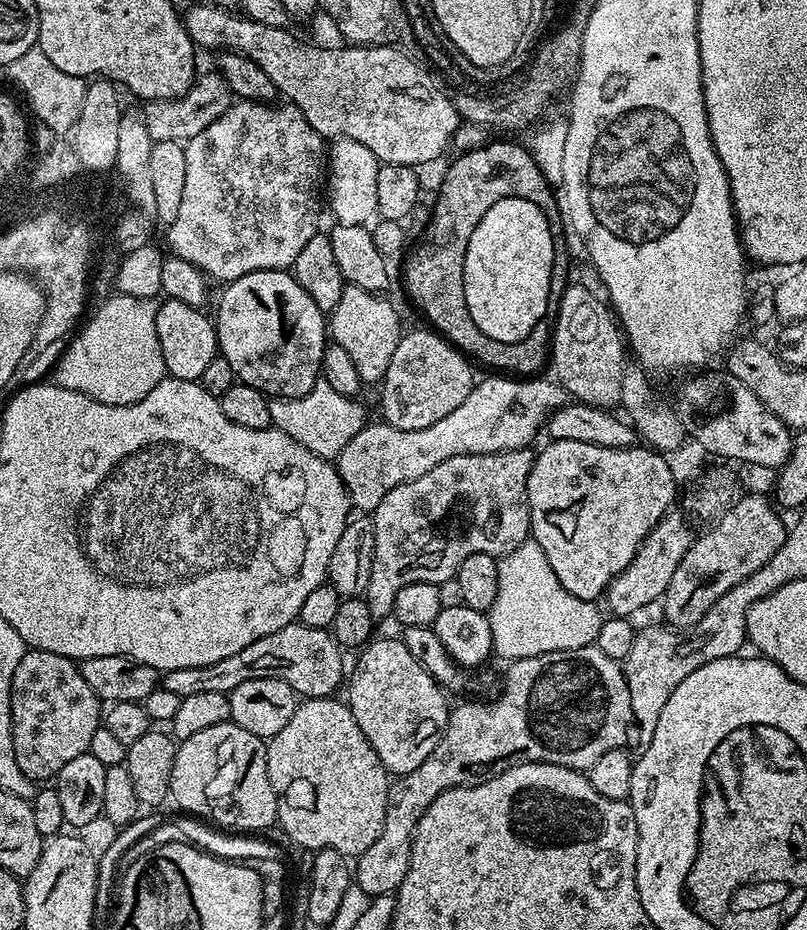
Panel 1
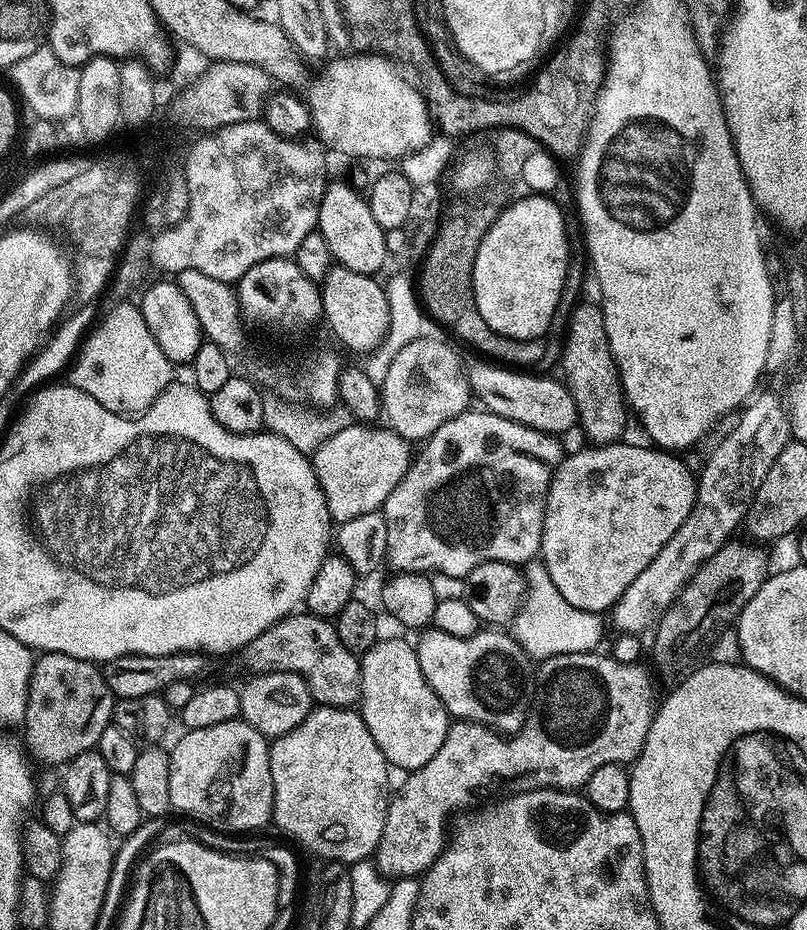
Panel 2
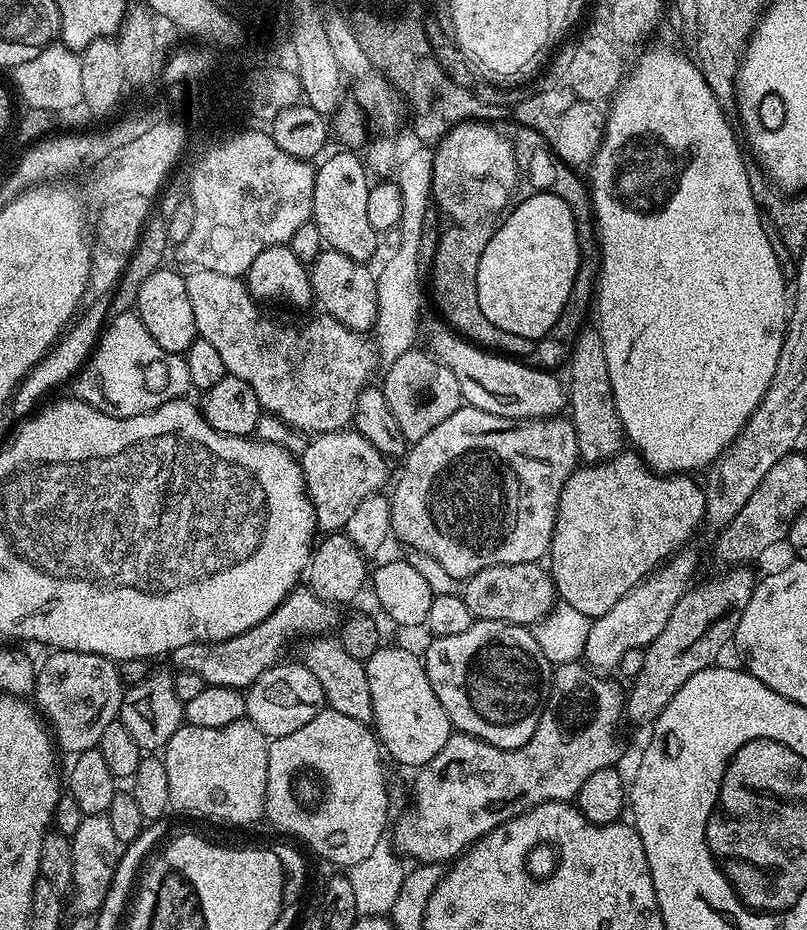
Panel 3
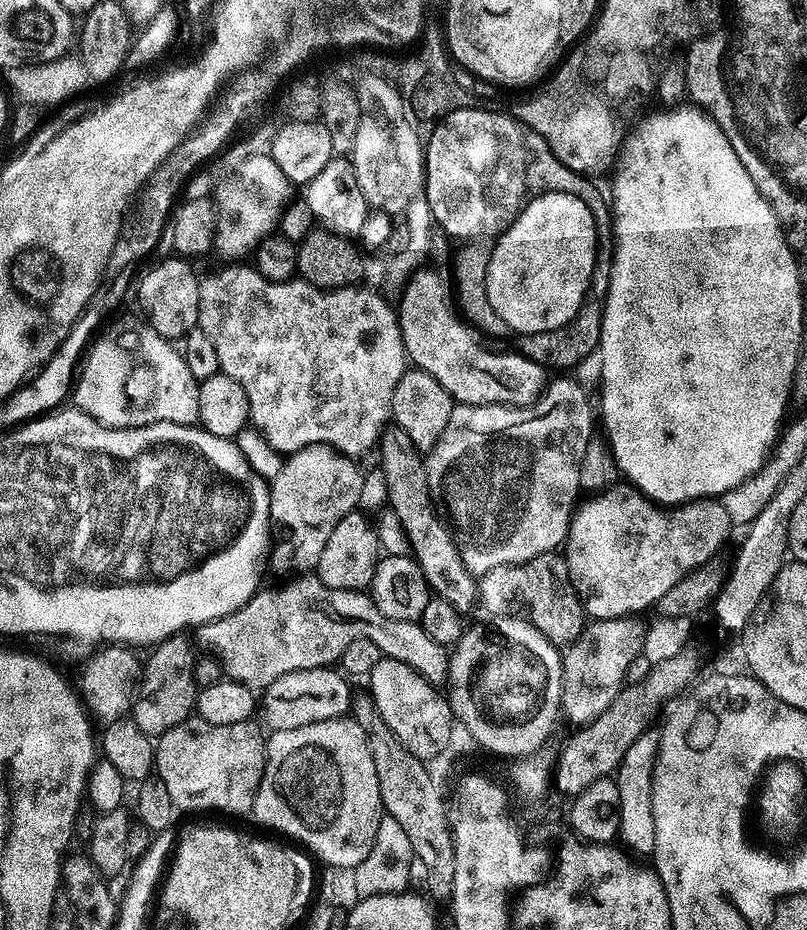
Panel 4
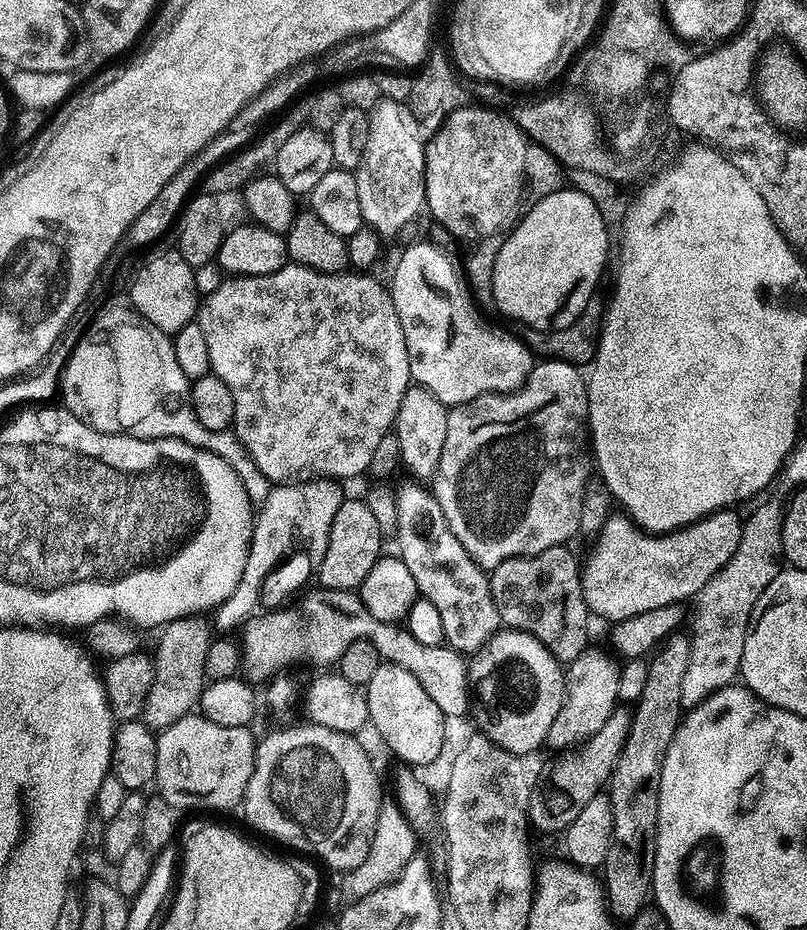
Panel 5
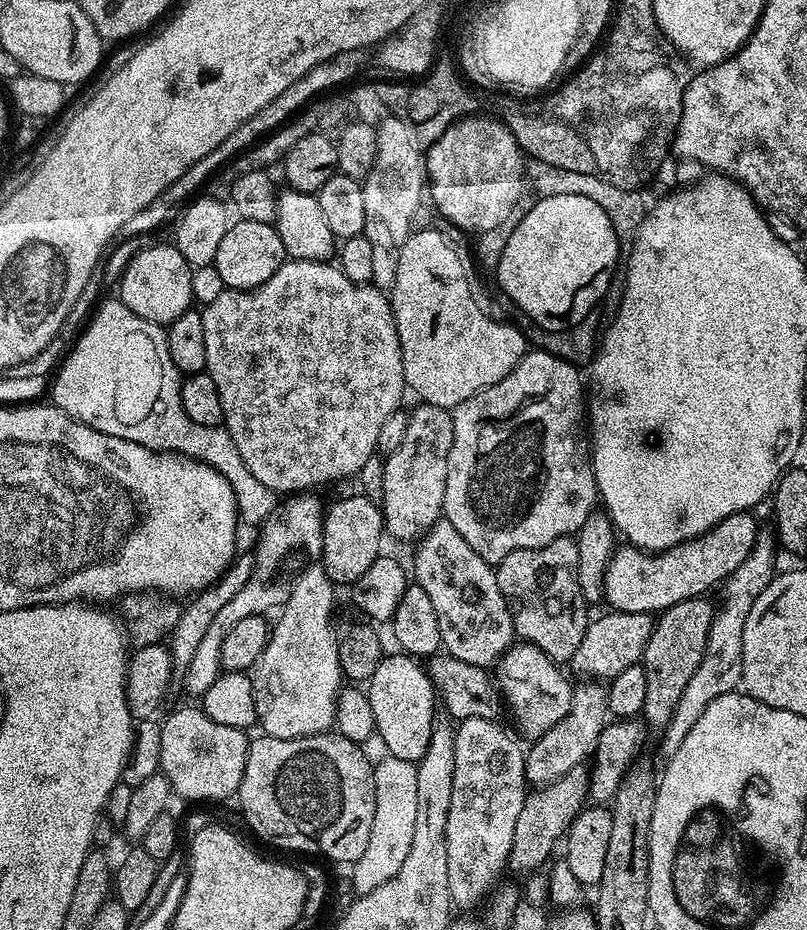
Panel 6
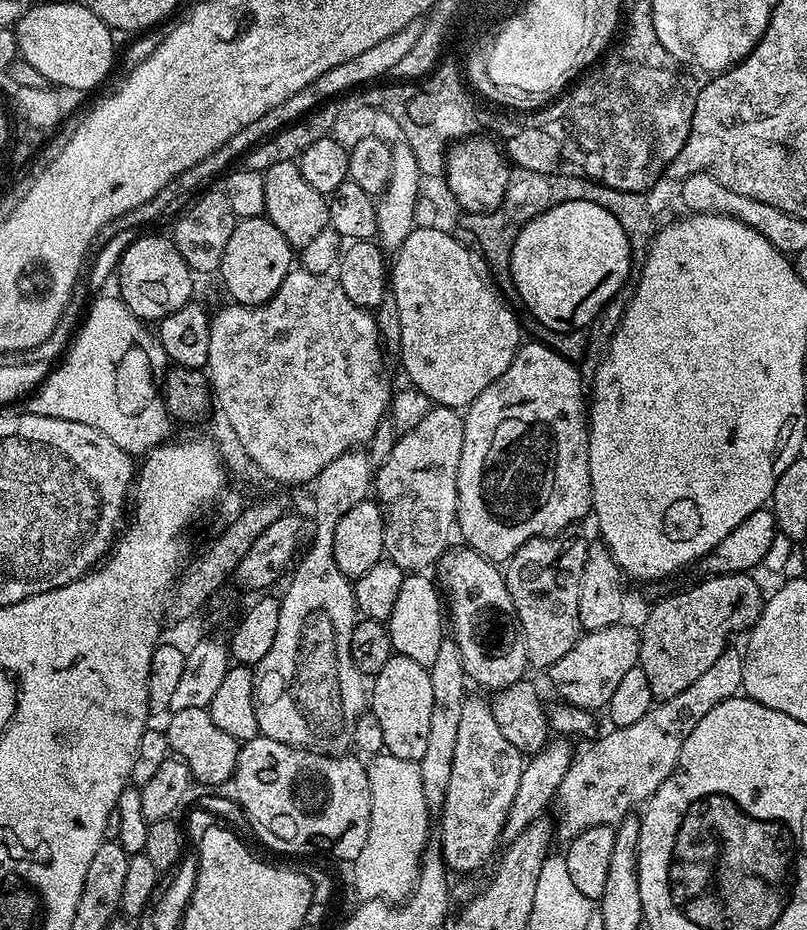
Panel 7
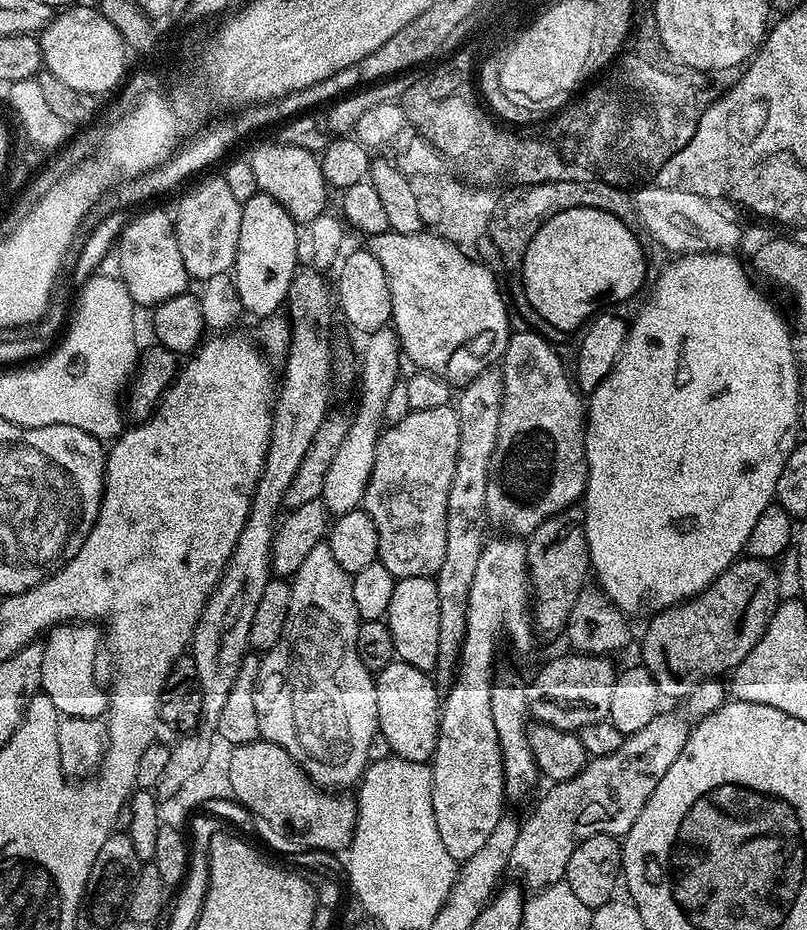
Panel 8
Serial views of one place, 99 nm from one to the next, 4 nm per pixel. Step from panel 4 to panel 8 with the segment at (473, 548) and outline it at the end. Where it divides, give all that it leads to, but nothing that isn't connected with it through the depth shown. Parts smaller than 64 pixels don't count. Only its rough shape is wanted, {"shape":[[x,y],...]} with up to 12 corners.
{"shape":[[513,331],[485,513],[524,538],[588,485],[586,404]]}

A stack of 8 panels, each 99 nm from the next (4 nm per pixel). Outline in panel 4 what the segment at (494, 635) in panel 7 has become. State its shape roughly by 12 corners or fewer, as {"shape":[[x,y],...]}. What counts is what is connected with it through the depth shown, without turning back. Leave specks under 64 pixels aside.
{"shape":[[380,433],[387,507],[439,599],[465,610],[478,580],[428,494],[421,449]]}

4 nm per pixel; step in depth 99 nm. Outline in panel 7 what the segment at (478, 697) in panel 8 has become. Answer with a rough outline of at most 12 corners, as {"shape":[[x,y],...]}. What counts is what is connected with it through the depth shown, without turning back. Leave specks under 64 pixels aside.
{"shape":[[487,703],[462,706],[439,816],[453,873],[501,843],[525,757]]}

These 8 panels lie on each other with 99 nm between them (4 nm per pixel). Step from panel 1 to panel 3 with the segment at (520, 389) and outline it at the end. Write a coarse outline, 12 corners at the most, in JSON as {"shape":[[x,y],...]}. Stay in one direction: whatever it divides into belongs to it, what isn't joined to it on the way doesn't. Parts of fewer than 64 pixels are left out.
{"shape":[[352,428],[300,455],[324,532],[379,493],[387,457]]}

